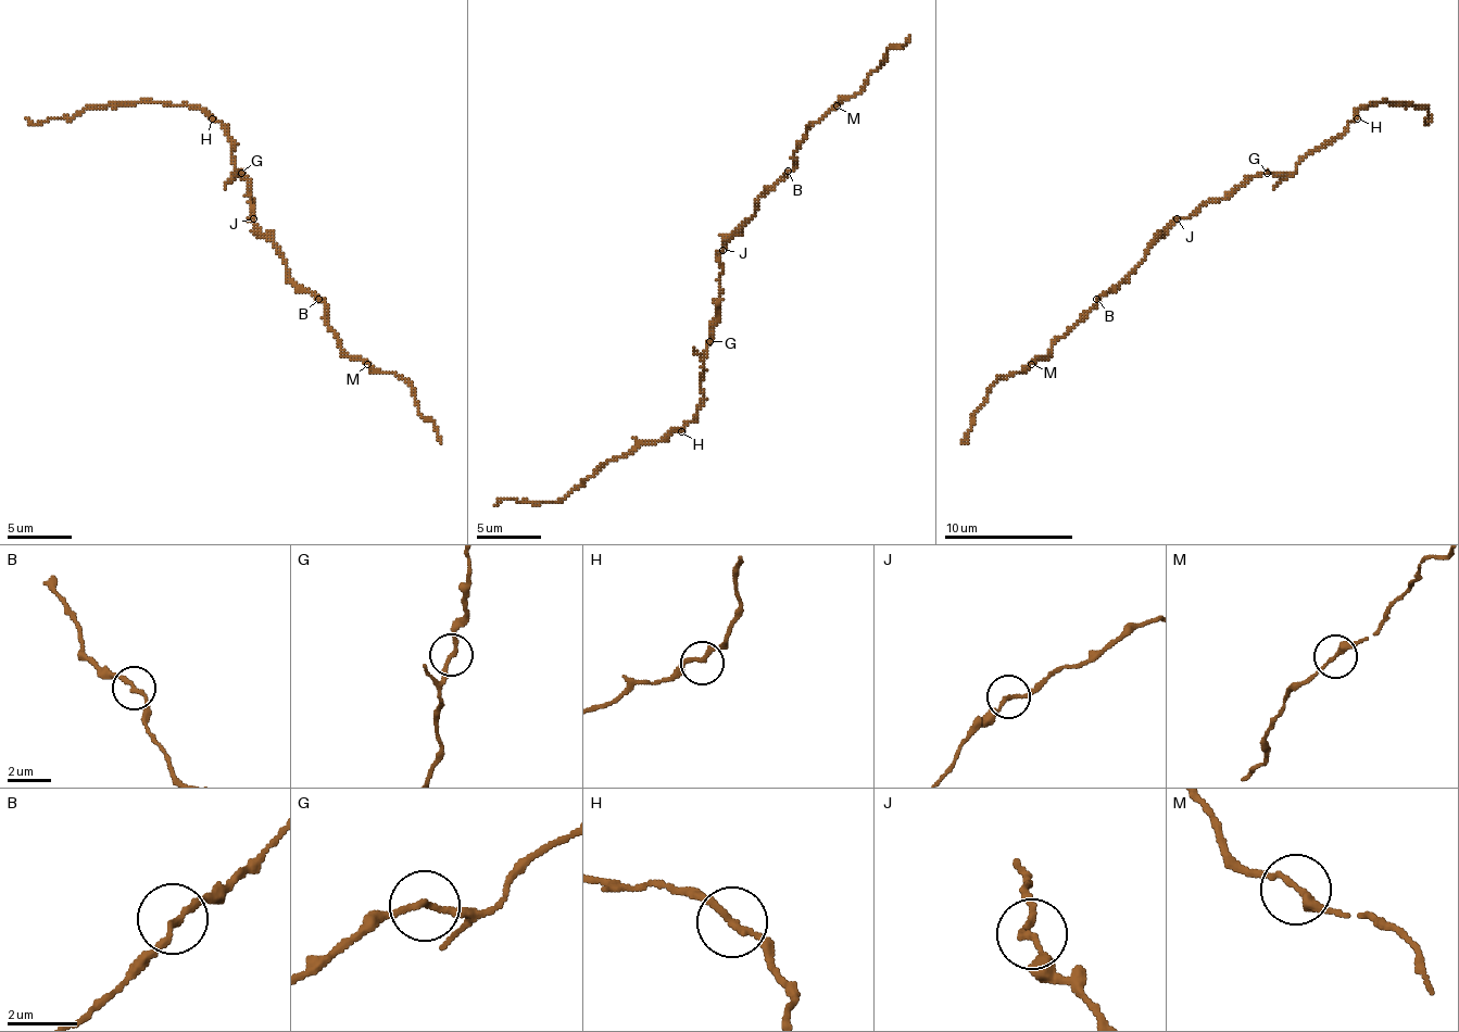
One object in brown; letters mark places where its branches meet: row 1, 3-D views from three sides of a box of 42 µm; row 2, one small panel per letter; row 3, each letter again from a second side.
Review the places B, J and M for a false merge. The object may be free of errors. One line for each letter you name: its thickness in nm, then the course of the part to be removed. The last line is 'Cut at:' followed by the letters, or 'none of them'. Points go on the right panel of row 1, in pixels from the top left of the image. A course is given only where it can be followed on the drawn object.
Cut at: none of them

